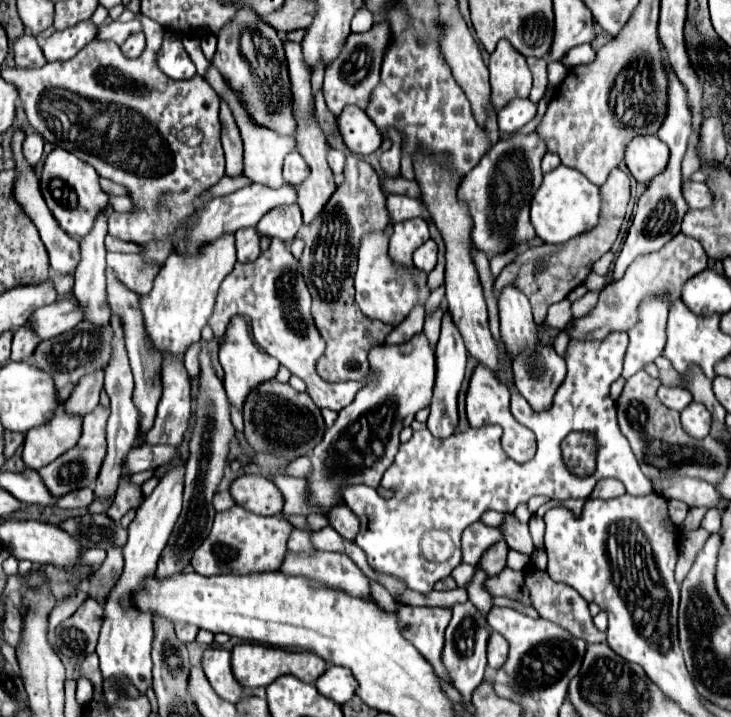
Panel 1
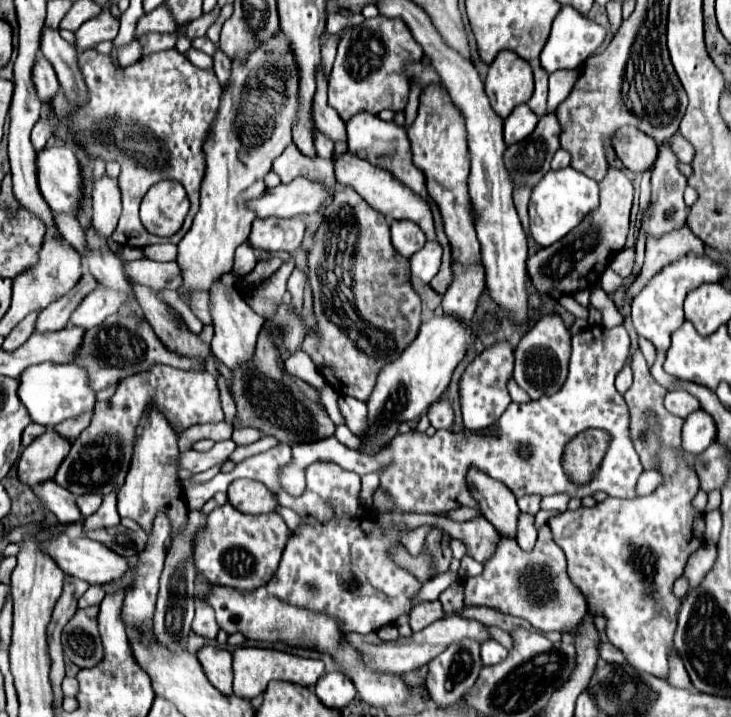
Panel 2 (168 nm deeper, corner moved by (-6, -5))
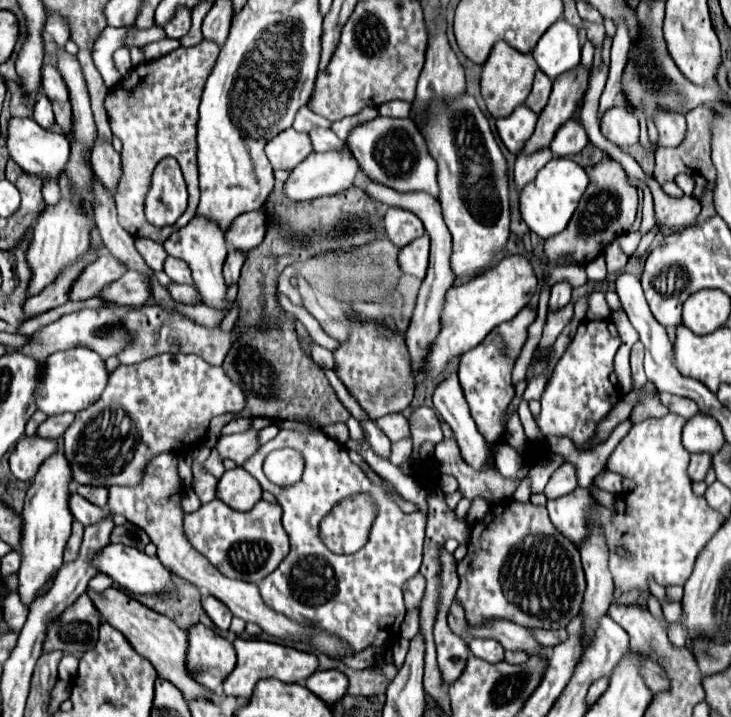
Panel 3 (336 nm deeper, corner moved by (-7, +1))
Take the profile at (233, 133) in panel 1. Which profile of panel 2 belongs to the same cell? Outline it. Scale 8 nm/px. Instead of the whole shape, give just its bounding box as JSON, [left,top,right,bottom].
[211,47,231,87]

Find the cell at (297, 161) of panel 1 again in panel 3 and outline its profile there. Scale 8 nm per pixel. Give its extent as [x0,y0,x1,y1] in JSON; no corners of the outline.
[266,129,312,171]

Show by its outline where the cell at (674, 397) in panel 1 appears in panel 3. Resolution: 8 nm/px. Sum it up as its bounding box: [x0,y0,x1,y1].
[660,393,698,419]

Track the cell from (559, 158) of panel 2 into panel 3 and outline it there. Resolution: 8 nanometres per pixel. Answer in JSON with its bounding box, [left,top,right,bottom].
[550,119,588,157]

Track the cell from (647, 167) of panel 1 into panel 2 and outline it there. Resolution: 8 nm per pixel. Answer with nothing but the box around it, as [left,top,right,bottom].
[613,127,659,173]

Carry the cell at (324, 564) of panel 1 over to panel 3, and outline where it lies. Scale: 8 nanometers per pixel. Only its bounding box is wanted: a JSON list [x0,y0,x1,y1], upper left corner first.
[242,431,426,653]

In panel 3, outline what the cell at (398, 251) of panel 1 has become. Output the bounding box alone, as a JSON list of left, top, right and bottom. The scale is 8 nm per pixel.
[384,207,424,249]

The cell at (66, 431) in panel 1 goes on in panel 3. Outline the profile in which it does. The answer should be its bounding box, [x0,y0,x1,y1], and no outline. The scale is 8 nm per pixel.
[10,437,58,481]

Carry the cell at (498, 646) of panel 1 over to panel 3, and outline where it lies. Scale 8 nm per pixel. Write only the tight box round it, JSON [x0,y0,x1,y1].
[470,639,504,663]

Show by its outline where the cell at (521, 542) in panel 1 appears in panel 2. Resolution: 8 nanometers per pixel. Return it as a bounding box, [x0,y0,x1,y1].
[467,467,519,537]

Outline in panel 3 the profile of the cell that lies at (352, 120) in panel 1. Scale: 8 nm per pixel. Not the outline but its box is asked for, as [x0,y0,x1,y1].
[346,117,440,197]

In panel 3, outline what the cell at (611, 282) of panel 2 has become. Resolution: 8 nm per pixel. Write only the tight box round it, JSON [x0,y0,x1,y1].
[604,241,628,275]

